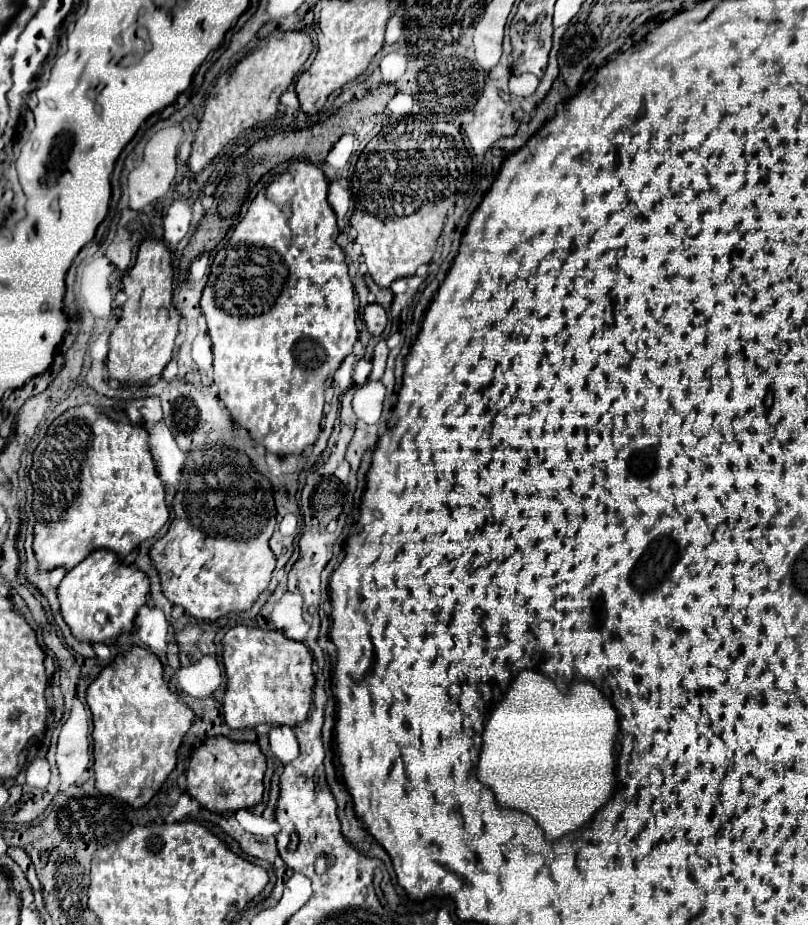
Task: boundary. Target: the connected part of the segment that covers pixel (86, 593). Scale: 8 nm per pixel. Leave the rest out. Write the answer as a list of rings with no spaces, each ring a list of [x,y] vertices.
[[[95,550],[76,570],[70,570],[58,586],[60,610],[72,634],[88,642],[104,642],[132,630],[140,606],[150,594],[148,576],[136,566],[124,564],[110,550]]]

